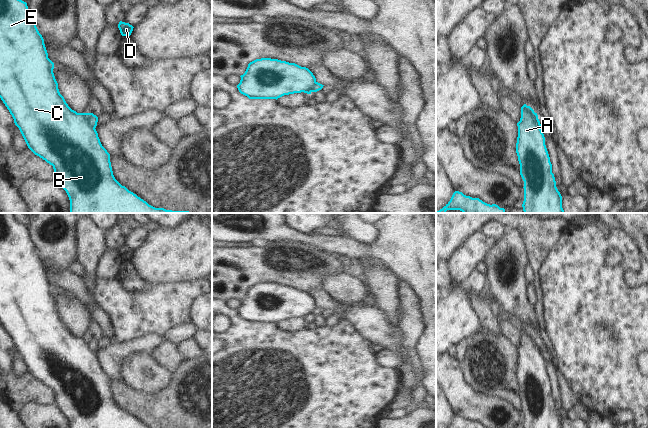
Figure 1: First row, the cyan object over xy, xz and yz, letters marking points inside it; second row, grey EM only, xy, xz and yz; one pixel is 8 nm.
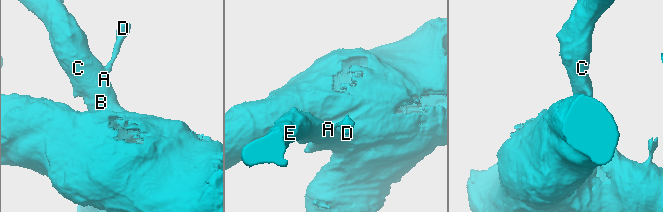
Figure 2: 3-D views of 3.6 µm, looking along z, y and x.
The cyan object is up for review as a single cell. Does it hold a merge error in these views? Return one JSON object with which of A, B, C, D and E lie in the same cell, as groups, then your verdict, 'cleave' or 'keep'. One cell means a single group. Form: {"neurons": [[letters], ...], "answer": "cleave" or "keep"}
{"neurons": [["A", "B", "C", "E"], ["D"]], "answer": "cleave"}

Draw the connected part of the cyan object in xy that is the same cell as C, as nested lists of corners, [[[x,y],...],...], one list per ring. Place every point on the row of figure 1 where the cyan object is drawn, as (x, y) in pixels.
[[[0,0],[0,98],[28,148],[53,166],[54,180],[69,197],[70,213],[192,213],[155,208],[115,179],[110,154],[102,146],[96,129],[88,123],[88,113],[77,113],[68,106],[59,92],[53,69],[54,63],[48,58],[44,39],[27,3],[22,0]]]

